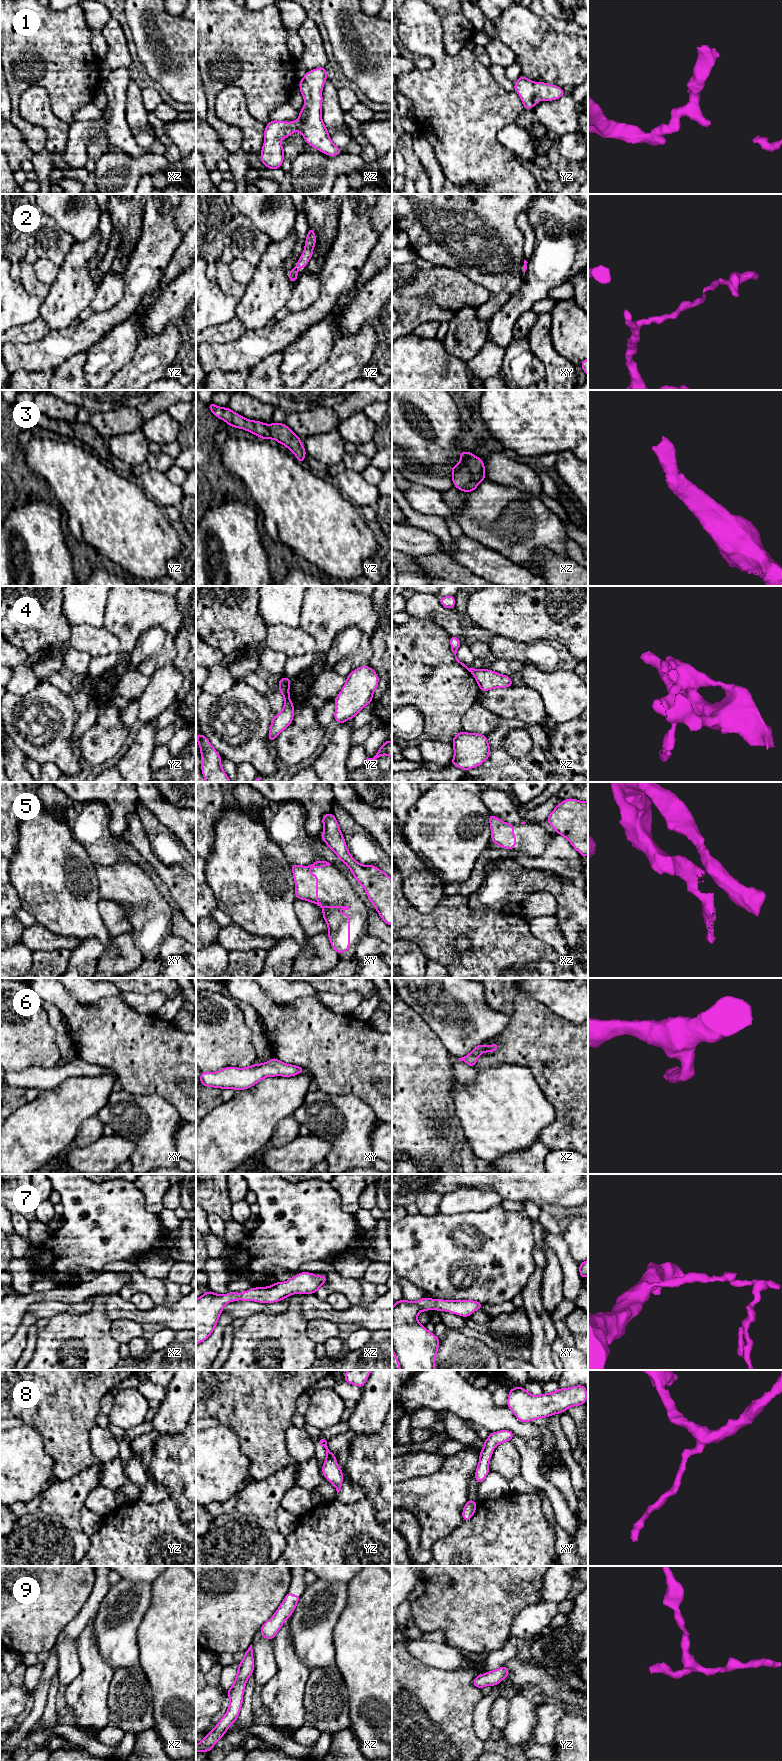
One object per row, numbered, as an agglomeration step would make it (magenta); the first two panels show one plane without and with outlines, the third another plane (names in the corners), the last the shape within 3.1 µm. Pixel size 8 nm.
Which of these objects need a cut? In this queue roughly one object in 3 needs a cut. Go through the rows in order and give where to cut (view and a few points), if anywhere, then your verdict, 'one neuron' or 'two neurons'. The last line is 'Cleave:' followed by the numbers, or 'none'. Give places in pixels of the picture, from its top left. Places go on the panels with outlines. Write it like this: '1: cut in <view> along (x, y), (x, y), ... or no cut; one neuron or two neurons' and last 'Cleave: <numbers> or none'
1: no cut; one neuron
2: no cut; one neuron
3: no cut; one neuron
4: cut in xz along (475, 669), (472, 674); two neurons
5: no cut; one neuron
6: no cut; one neuron
7: no cut; one neuron
8: no cut; one neuron
9: no cut; one neuron
Cleave: 4

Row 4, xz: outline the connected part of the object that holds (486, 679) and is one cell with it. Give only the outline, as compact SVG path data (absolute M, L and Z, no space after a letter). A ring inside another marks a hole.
M475 669L472 675L480 691L488 691L494 688L514 687L510 676L499 674L493 670Z

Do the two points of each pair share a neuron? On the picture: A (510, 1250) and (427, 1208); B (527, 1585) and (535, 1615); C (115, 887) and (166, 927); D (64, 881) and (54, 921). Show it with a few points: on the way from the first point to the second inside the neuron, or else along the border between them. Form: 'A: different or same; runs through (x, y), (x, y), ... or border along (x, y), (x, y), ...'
A: different; border along (419, 1212), (424, 1215), (438, 1213)
B: different; border along (543, 1600), (527, 1605), (514, 1619)
C: same; runs through (128, 889), (153, 914)
D: same; runs through (62, 891), (62, 911)

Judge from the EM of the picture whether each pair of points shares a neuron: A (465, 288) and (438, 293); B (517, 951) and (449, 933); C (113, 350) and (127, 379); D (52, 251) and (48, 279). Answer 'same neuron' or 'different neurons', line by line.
A: same neuron
B: same neuron
C: different neurons
D: different neurons

